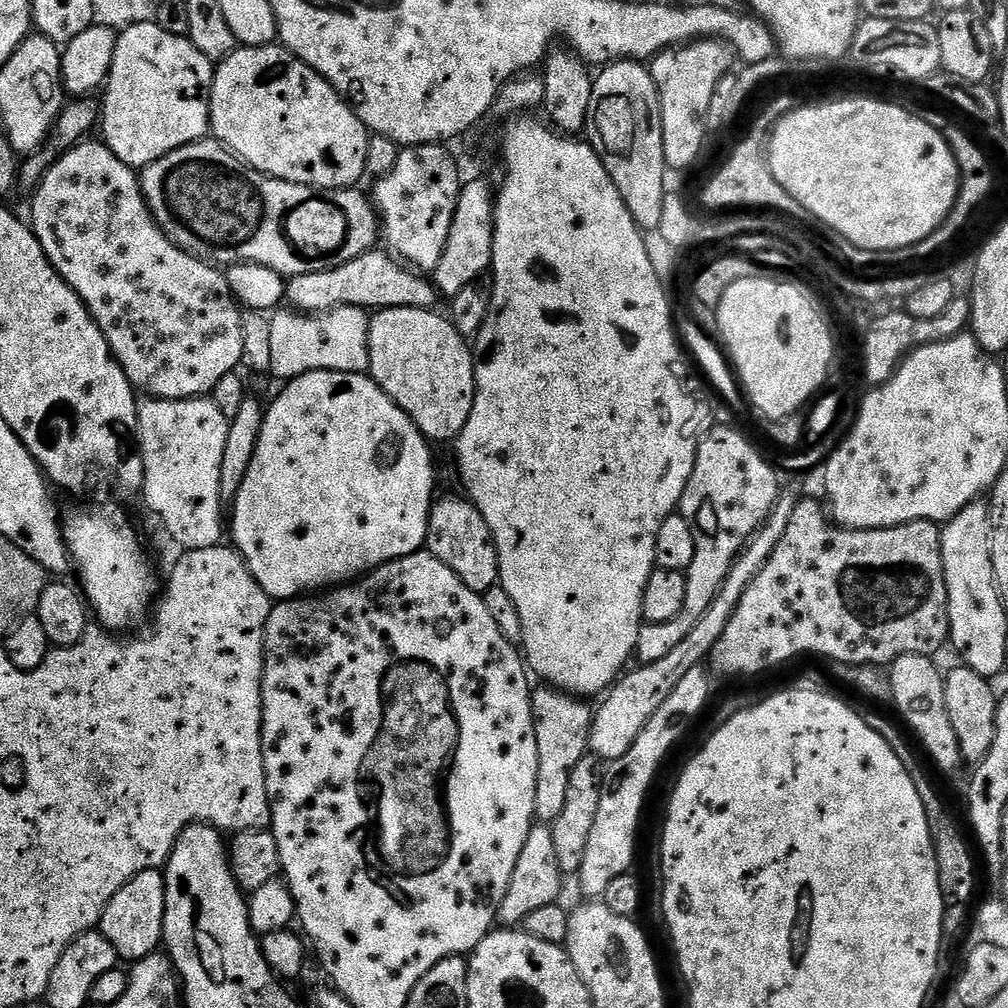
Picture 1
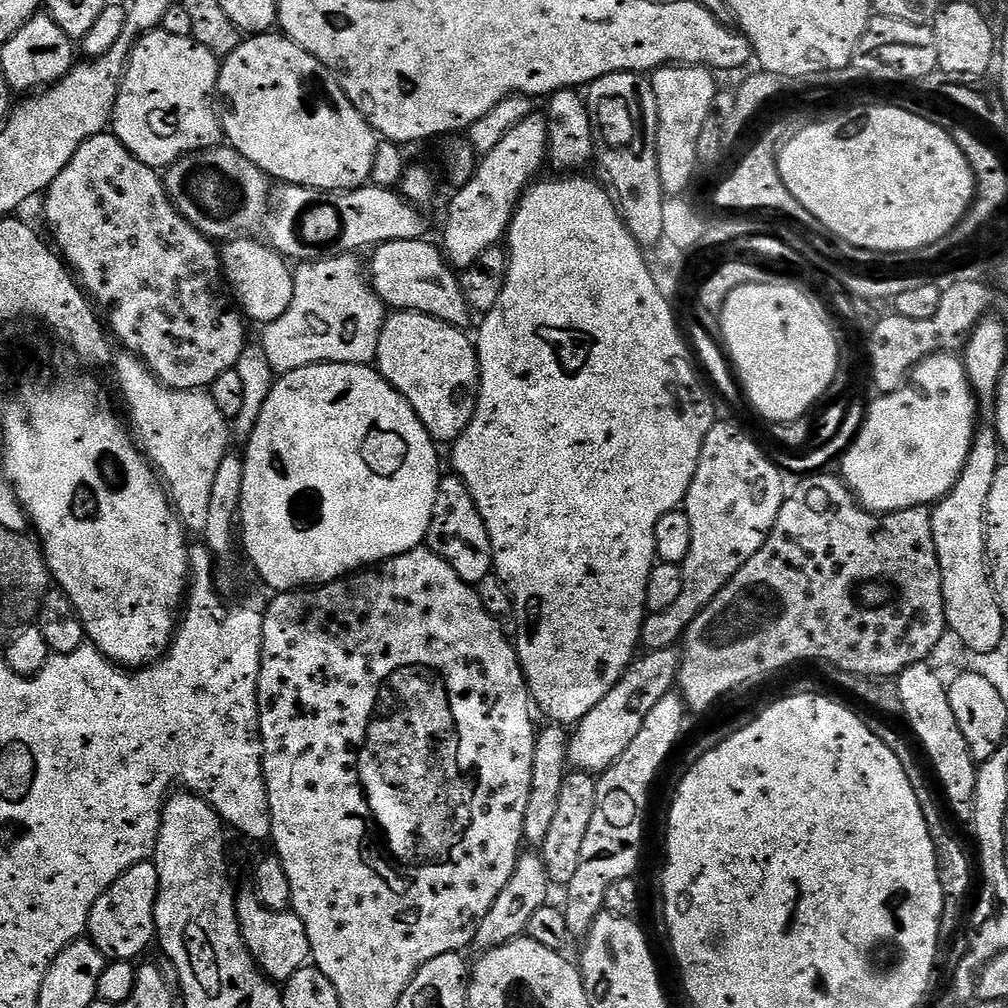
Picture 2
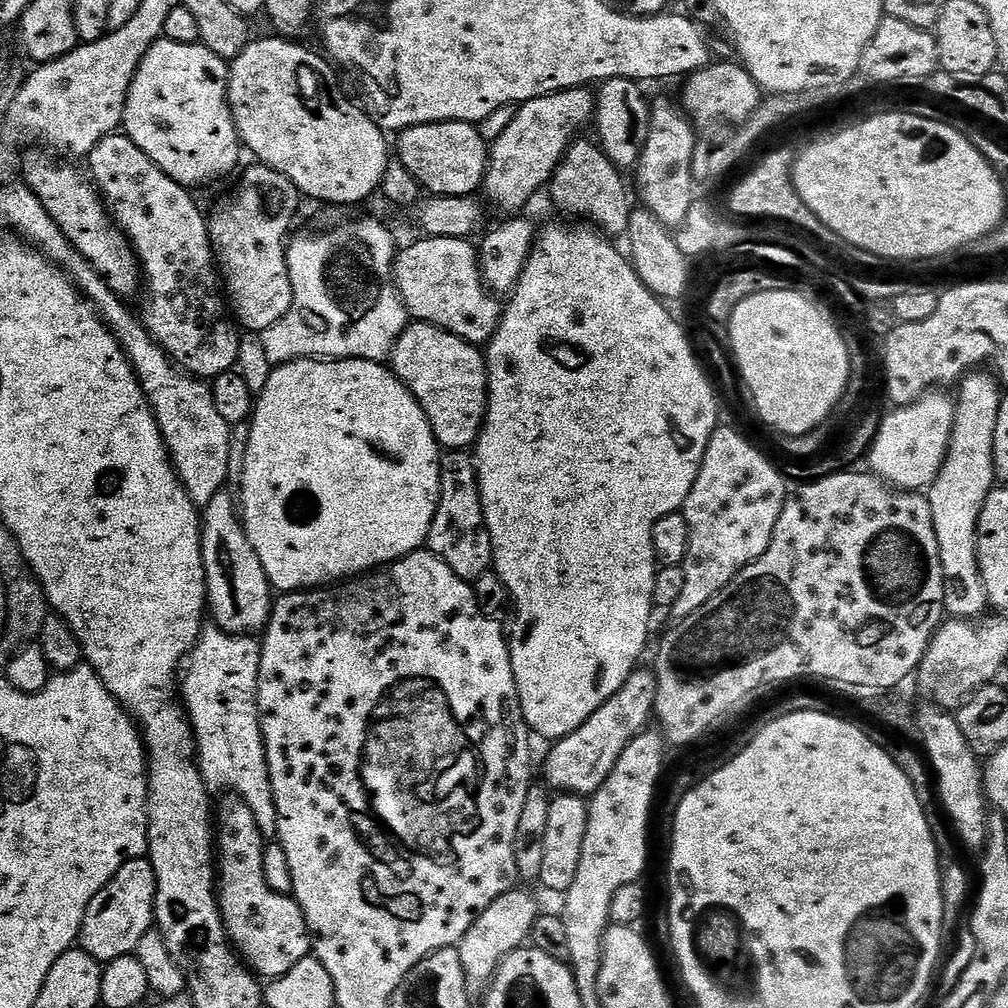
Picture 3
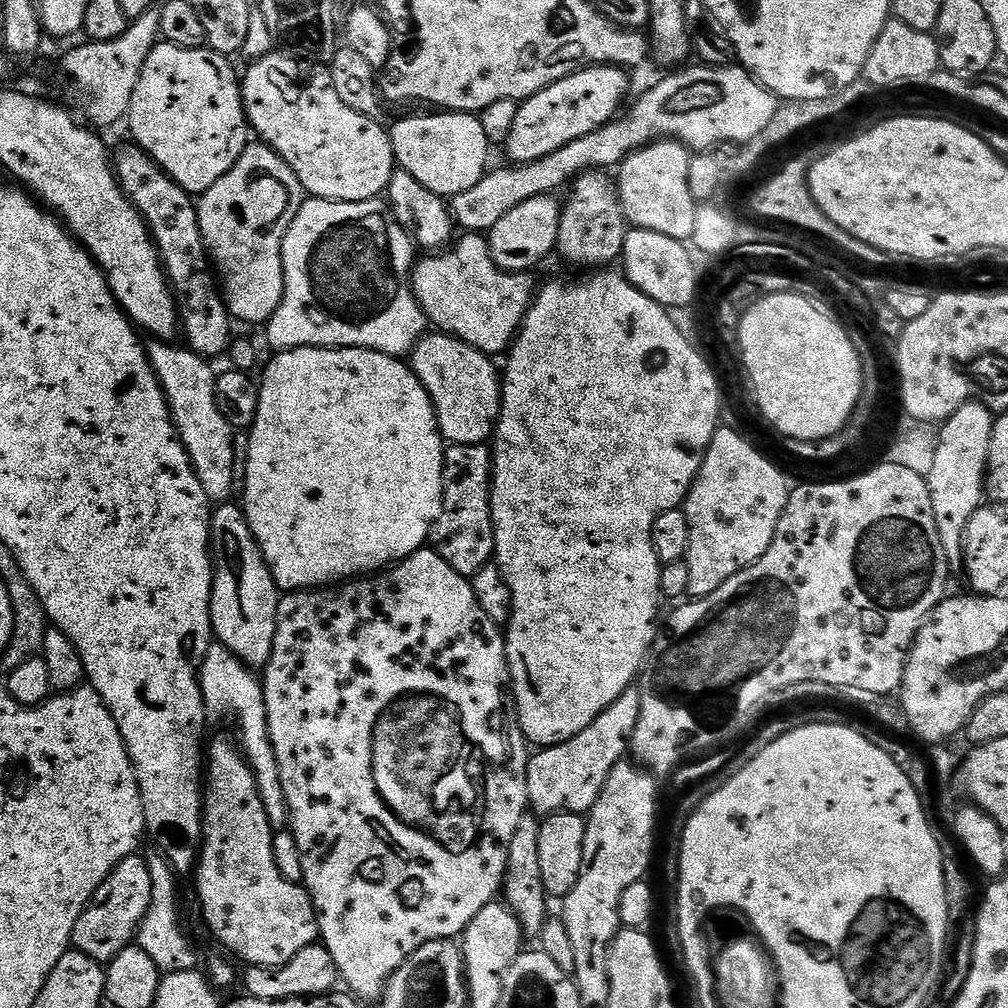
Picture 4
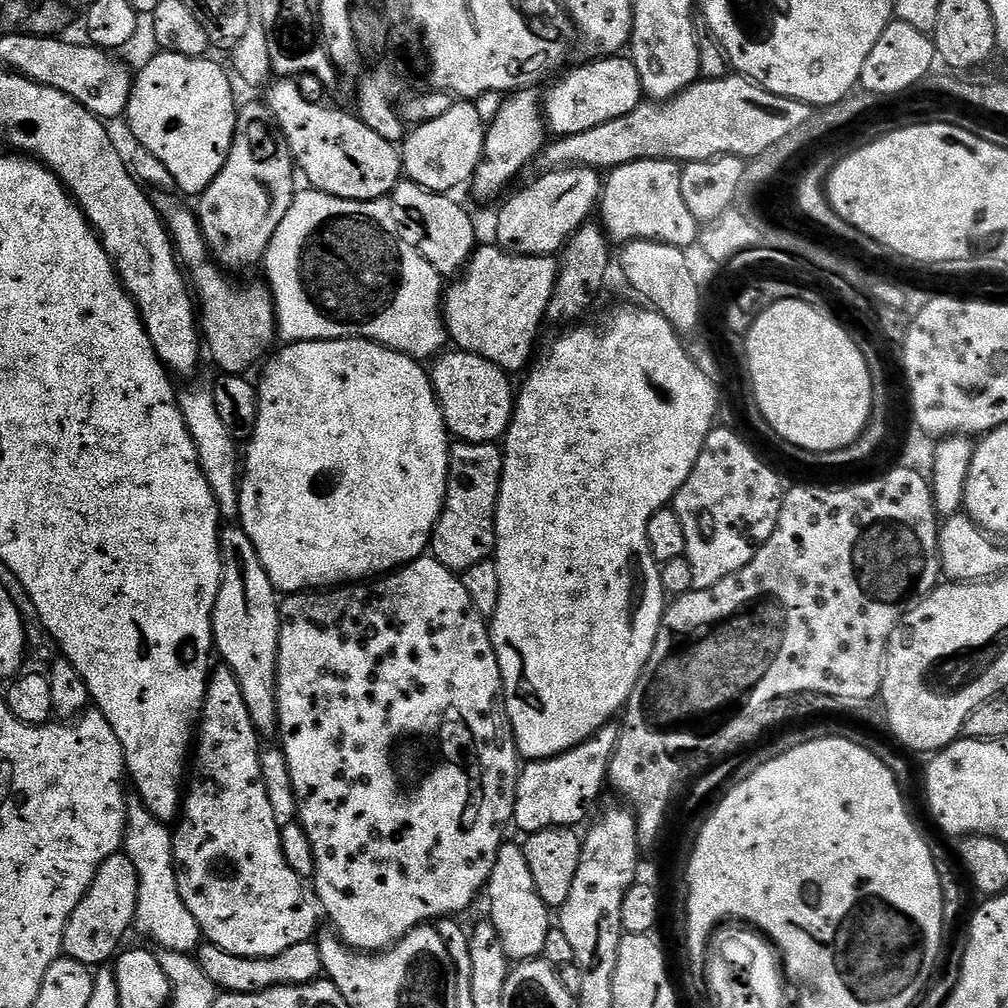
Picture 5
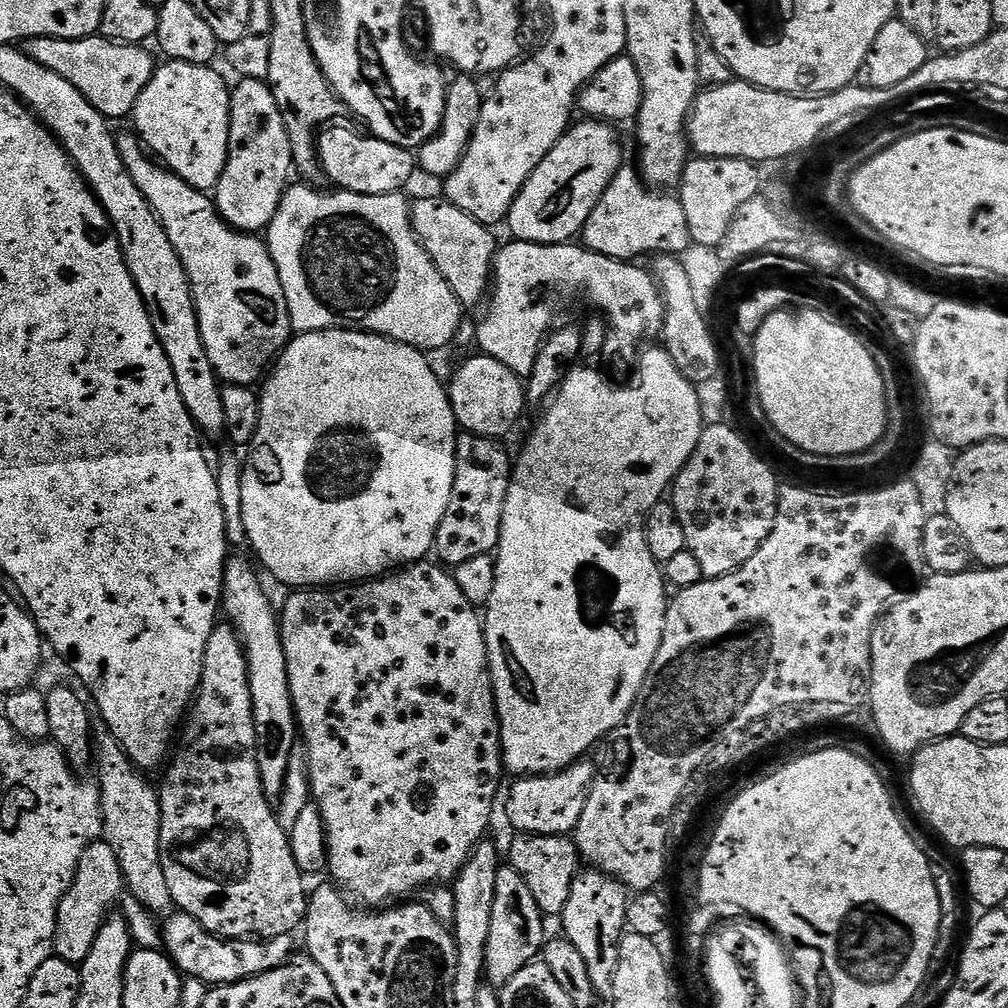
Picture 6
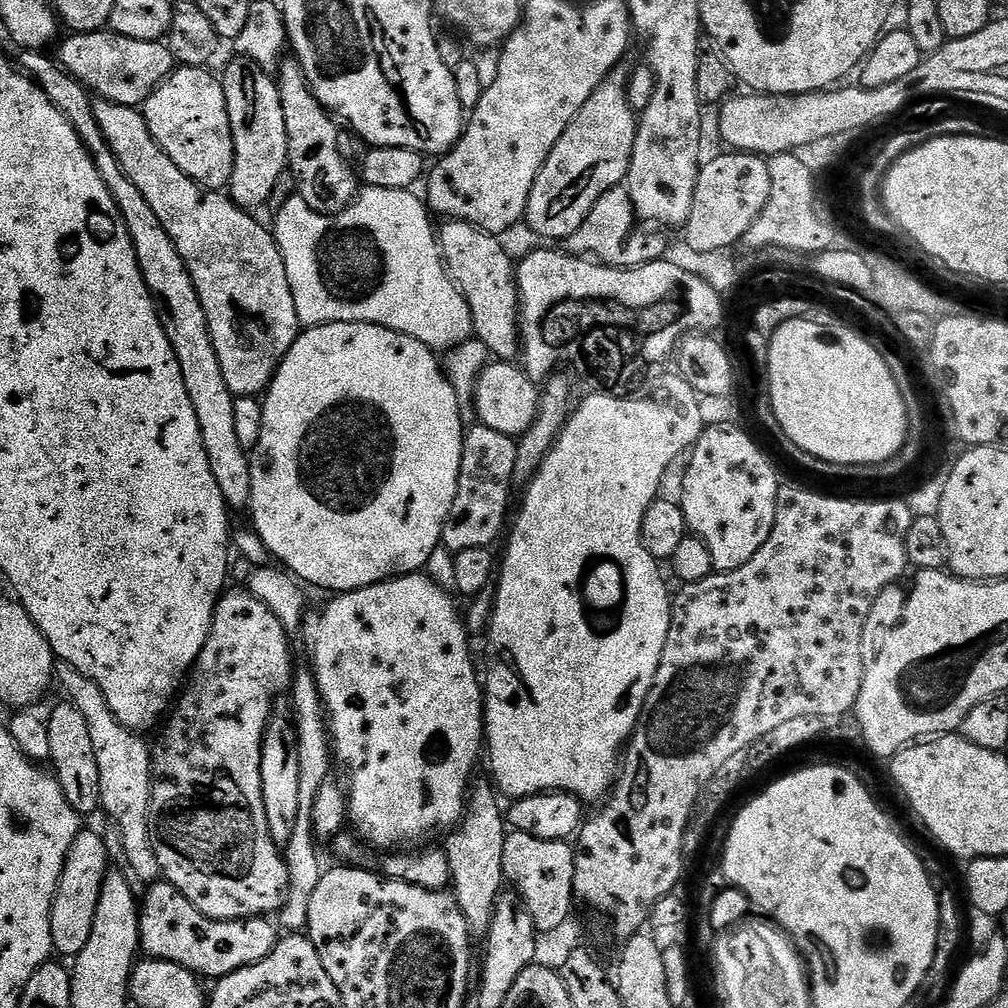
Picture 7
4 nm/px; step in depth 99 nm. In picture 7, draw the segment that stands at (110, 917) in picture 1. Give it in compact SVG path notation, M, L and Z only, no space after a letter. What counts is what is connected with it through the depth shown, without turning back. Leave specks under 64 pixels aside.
M88 830L79 832L66 854L64 869L56 887L56 896L52 899L50 930L52 931L52 946L57 953L61 952L68 958L74 958L80 953L82 946L90 942L90 930L94 930L94 910L98 910L98 894L102 894L102 882L109 870L108 848L104 845L103 838L96 832L88 832Z

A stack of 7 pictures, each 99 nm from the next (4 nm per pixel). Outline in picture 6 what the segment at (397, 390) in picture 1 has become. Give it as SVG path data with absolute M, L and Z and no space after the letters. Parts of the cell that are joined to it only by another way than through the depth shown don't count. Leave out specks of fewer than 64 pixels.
M475 354L452 376L452 384L447 385L448 397L456 415L456 423L463 431L472 432L475 436L490 436L504 438L508 431L520 420L526 405L526 384L521 377L513 374L502 362L483 354Z

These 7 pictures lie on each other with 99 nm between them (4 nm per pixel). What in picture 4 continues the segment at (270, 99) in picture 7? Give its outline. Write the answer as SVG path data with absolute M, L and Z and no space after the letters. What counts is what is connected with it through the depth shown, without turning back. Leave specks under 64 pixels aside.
M249 143L238 162L210 190L206 190L198 200L196 213L204 239L204 249L222 285L222 295L228 305L228 314L233 321L244 324L267 325L268 319L278 310L284 293L284 271L282 270L282 242L290 222L304 204L306 193L298 182L294 170L278 155L269 144Z

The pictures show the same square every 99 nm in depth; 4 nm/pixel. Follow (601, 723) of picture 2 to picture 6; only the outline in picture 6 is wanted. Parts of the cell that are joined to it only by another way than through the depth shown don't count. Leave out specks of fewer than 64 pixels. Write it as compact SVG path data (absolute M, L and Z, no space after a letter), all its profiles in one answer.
M588 758L577 760L561 772L552 772L548 776L517 779L504 804L504 816L513 833L525 836L568 836L575 833L578 818L582 818L586 798L592 789L592 779L598 771L597 765L592 765L590 761Z

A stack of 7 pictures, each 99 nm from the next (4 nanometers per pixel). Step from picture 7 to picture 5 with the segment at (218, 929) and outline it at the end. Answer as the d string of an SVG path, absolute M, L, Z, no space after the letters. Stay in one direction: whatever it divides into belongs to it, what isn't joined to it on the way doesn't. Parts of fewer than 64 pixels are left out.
M312 940L302 942L298 946L290 946L290 950L282 950L282 954L266 958L242 958L204 942L200 944L194 959L206 974L206 978L210 978L210 982L215 984L221 993L250 994L267 988L276 988L280 984L308 984L317 979L324 970L320 945Z

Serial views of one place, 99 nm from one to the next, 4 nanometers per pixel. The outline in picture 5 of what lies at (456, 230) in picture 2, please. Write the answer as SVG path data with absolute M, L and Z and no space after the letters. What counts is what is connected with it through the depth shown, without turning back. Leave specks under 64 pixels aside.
M624 54L606 56L603 58L592 58L581 68L576 68L573 72L568 72L552 89L548 96L543 97L542 107L546 128L553 137L573 136L582 134L586 130L594 130L594 126L602 126L606 122L614 122L614 118L623 118L625 114L630 114L645 99L644 87L638 78L638 70L634 62Z

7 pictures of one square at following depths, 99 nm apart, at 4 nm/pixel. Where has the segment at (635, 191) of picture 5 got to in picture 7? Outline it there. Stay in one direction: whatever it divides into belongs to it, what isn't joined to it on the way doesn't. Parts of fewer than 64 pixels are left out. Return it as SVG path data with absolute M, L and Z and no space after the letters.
M627 187L612 188L594 202L590 214L586 214L586 222L568 236L566 248L571 255L607 264L610 268L637 268L640 264L664 259L670 245L670 240L664 237L667 235L648 230L644 231L648 233L636 232L632 236L635 228L638 228L638 221Z

